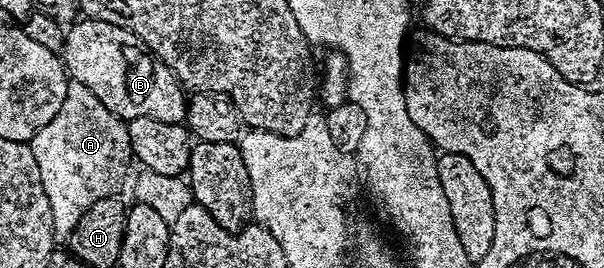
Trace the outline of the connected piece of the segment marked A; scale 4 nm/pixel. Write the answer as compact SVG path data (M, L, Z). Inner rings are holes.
M73 79L68 82L66 99L61 109L48 125L44 125L35 134L29 142L29 147L38 162L43 189L46 190L46 197L50 200L55 235L60 241L72 235L79 218L94 201L105 199L106 196L118 191L117 188L121 185L133 156L127 124L110 113L90 89Z

